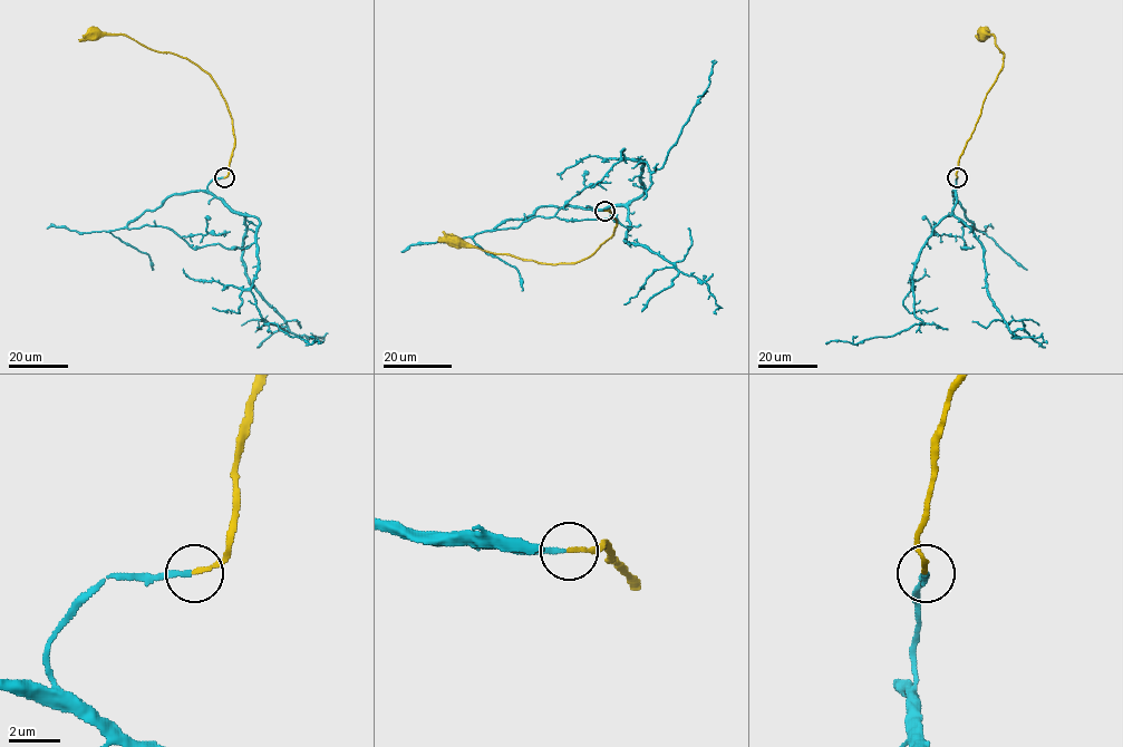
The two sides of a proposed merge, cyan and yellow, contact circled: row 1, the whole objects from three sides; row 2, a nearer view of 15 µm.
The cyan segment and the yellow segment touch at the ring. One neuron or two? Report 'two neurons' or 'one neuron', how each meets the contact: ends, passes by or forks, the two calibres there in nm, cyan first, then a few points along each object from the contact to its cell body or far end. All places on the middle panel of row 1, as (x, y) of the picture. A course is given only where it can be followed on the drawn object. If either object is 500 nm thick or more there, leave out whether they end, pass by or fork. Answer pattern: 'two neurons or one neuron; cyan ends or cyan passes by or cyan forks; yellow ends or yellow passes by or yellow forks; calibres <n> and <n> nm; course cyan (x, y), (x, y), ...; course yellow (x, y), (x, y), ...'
one neuron; cyan ends; yellow ends; calibres 200 and 140 nm; course cyan (603, 211), (586, 209), (625, 204), (645, 190), (642, 163), (635, 159), (651, 172), (662, 165), (716, 61); course yellow (603, 211), (608, 210), (616, 219), (615, 232), (591, 255), (574, 263), (544, 263), (468, 246), (455, 240)

